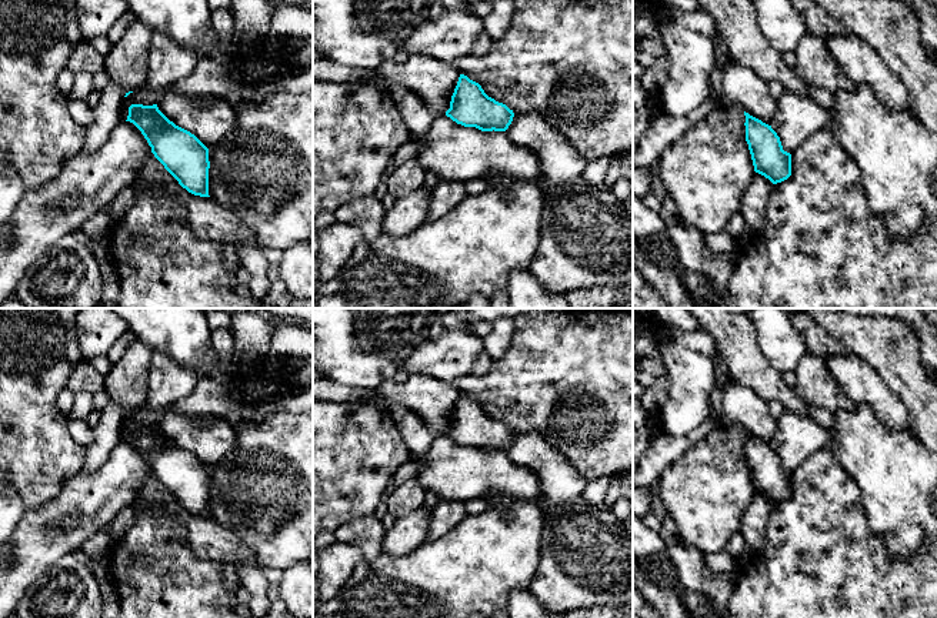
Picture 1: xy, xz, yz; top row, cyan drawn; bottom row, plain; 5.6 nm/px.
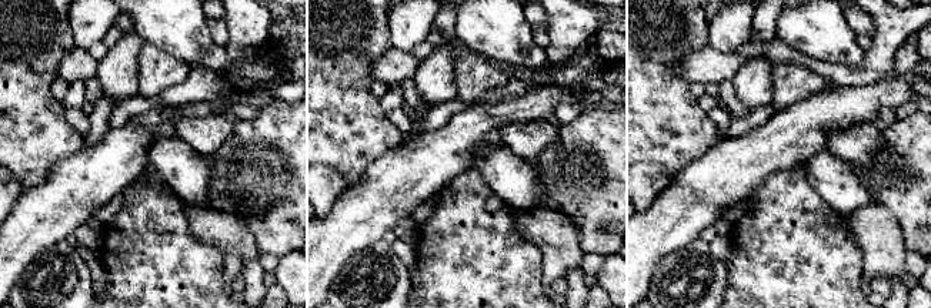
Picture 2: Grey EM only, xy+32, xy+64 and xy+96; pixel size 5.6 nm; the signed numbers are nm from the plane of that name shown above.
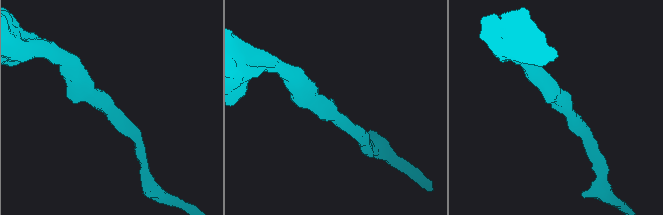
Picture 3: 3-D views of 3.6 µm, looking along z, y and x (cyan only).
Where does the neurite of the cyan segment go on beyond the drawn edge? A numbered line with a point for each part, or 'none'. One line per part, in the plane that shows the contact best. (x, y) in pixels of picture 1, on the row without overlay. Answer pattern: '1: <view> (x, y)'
none

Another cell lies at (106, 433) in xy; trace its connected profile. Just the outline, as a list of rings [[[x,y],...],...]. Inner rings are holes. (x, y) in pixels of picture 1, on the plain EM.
[[[109,400],[104,407],[99,422],[91,427],[93,442],[86,448],[86,458],[81,471],[97,471],[114,451],[120,442],[120,427],[124,421],[126,411]]]

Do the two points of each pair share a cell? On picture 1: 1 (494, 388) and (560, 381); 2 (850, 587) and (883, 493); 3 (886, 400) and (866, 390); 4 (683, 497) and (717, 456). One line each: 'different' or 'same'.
1: same
2: different
3: same
4: same

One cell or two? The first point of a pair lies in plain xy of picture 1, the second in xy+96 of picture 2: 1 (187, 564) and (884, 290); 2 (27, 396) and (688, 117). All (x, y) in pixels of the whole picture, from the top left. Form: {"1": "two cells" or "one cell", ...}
{"1": "two cells", "2": "one cell"}

